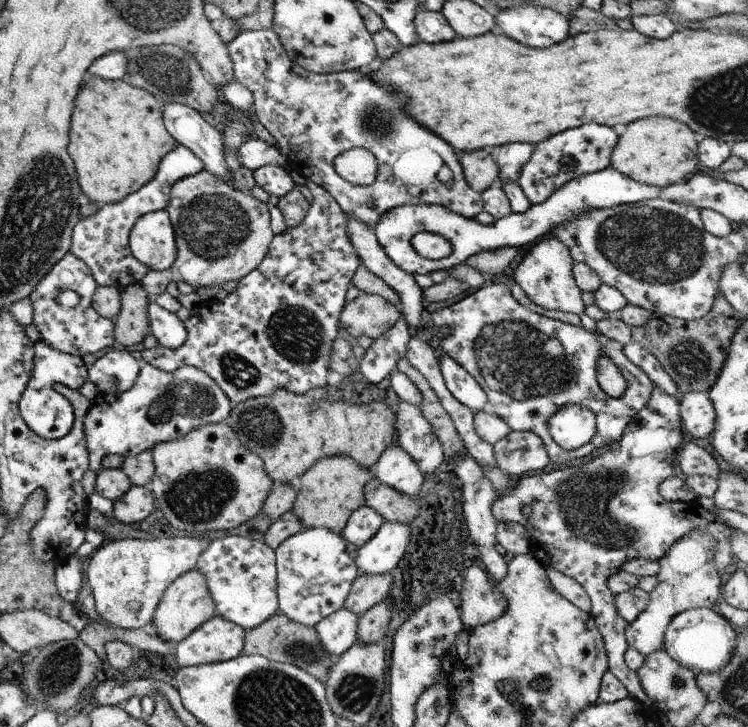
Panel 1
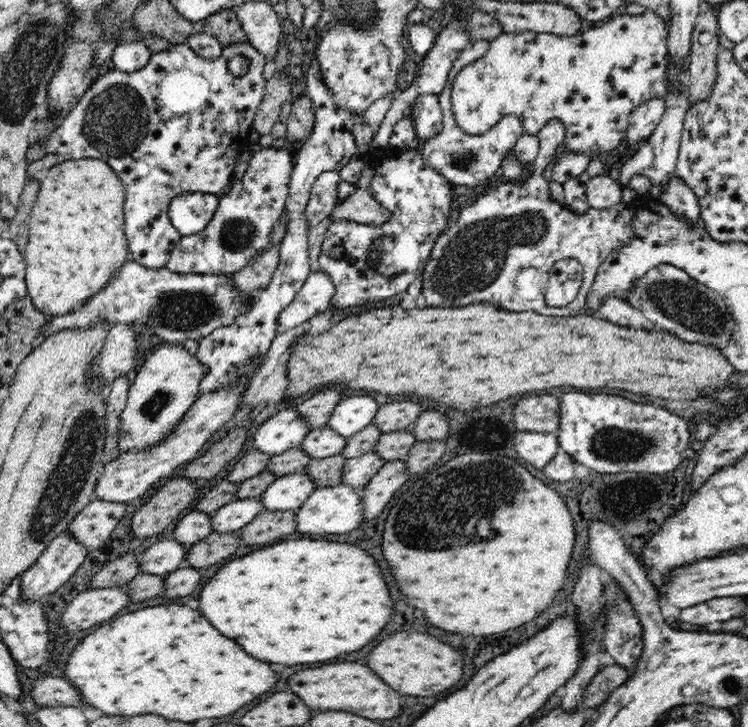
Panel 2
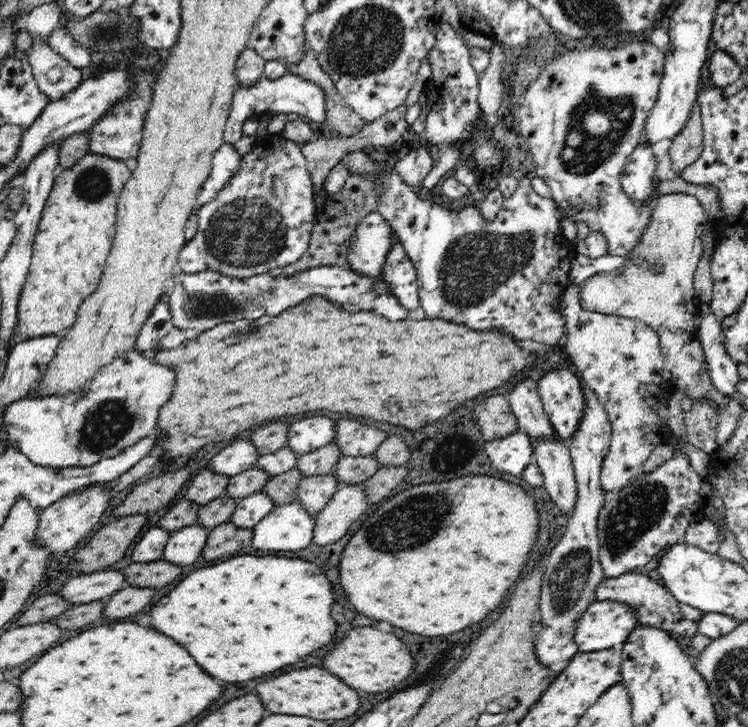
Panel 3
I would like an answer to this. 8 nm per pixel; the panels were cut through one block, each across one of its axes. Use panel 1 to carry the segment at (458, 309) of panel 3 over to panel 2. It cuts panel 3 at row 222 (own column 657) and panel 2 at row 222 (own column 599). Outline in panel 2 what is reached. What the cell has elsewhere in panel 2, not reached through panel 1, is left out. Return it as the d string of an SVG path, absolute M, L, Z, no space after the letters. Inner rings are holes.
M552 119L537 134L539 153L532 162L532 170L528 178L521 181L508 180L480 196L474 204L466 206L460 216L438 238L431 250L430 259L424 268L422 280L422 296L428 306L444 306L458 308L476 302L490 302L504 310L534 310L544 316L562 316L572 318L580 314L584 308L588 292L596 278L600 266L613 254L620 252L636 238L634 229L634 211L628 204L620 201L616 206L604 210L590 208L584 216L580 216L550 197L549 181L544 177L545 166L556 154L556 148L565 137L565 126L562 122ZM574 259L583 267L583 282L580 290L566 306L552 306L546 303L545 293L548 287L550 270L556 262Z

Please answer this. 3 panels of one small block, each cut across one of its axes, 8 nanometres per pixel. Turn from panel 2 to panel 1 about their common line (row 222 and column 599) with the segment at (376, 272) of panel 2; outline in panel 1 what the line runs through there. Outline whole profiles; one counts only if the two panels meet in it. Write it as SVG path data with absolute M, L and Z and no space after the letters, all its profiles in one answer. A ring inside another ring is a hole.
M490 283L489 286L479 287L460 301L431 313L430 320L432 325L449 328L449 334L434 344L438 353L450 356L477 381L486 394L486 408L502 418L511 431L534 432L543 441L551 462L567 462L571 458L589 454L593 448L603 448L618 441L624 434L624 428L629 419L647 404L651 391L654 389L647 375L625 358L622 344L608 339L597 330L588 331L581 325L570 325L537 314L534 309L521 306L503 283ZM600 352L613 361L625 380L625 388L619 398L608 397L598 385L596 365ZM567 405L587 408L594 414L596 424L595 432L589 442L570 451L563 450L557 445L548 431L548 418Z

